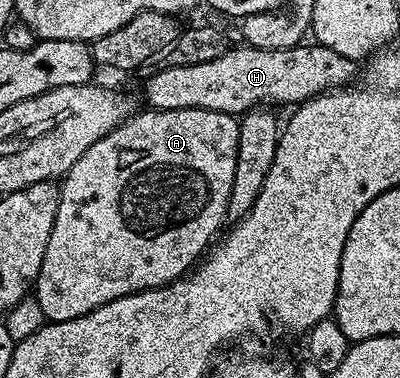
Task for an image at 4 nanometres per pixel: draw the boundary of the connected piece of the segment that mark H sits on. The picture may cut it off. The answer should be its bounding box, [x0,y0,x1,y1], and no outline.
[145,44,359,116]

